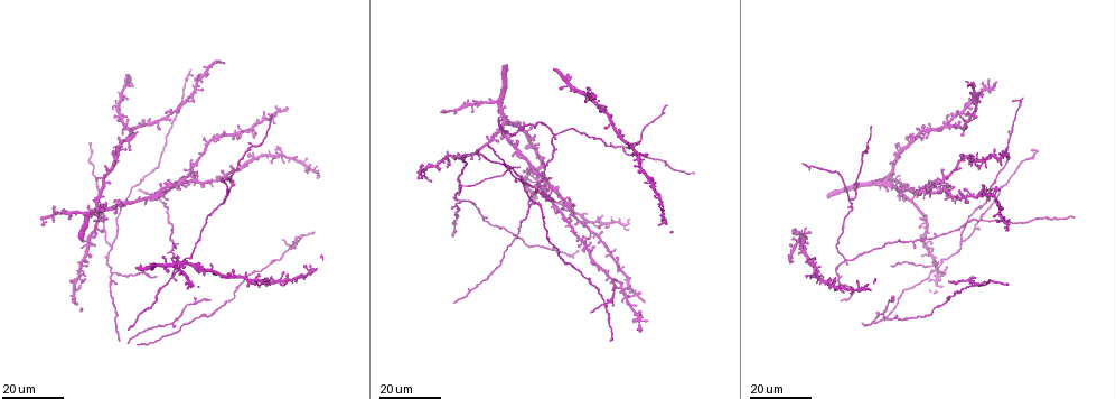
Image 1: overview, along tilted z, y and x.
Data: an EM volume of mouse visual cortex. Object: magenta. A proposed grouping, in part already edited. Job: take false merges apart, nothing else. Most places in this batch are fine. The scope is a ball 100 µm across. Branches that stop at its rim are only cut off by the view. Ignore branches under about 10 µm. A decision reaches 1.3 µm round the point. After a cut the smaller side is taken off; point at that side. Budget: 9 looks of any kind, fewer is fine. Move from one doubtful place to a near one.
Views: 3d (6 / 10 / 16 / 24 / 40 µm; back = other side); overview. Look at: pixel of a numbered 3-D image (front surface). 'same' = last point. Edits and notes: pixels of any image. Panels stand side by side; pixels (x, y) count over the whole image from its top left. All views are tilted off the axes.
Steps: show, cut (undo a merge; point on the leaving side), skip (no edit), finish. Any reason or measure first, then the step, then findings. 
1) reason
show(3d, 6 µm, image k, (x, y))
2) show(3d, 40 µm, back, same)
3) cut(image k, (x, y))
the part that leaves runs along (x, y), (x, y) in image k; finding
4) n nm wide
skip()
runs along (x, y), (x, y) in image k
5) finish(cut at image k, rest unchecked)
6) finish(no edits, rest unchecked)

three arms meet
show(3d, 24 µm, image 1, (884, 314))

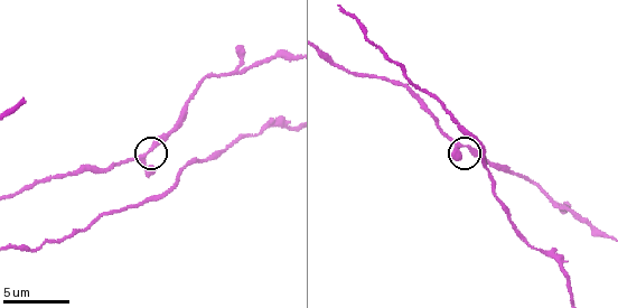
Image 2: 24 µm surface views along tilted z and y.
show(3d, 6 µm, image 2, (140, 158))

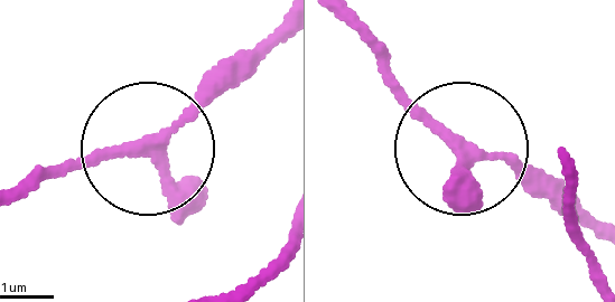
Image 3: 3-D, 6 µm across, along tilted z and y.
3 arms
skip()
one neuron here

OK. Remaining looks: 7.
looks like a crossing
show(3d, 24 µm, image 1, (171, 278))

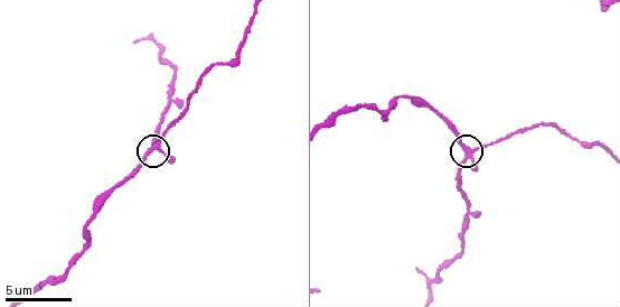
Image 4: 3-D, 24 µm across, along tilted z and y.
show(3d, 10 µm, image 4, (470, 150))

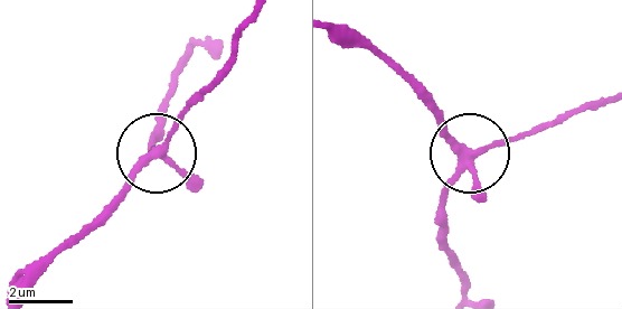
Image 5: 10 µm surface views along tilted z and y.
240 nm wide
skip()
runs along (461, 291), (443, 213), (465, 155), (425, 96) in image 5; one neuron here

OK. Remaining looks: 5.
three arms meet
show(3d, 16 µm, image 1, (172, 235))

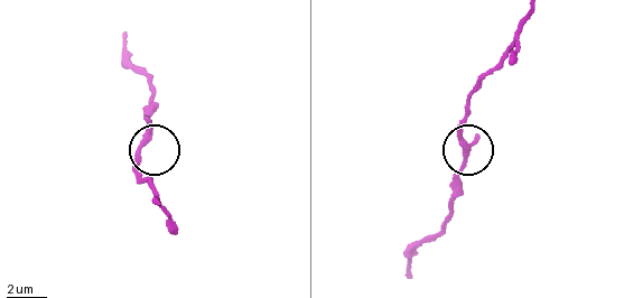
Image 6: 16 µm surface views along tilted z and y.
closer look
show(3d, 10 µm, image 6, (467, 150))

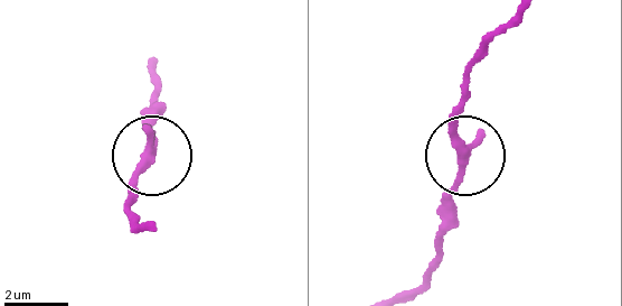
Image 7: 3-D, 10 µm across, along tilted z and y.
side arm 54 µm
skip()
continuous, no second neuron

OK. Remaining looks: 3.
two arms in line, one across
show(3d, 24 µm, image 1, (849, 199))

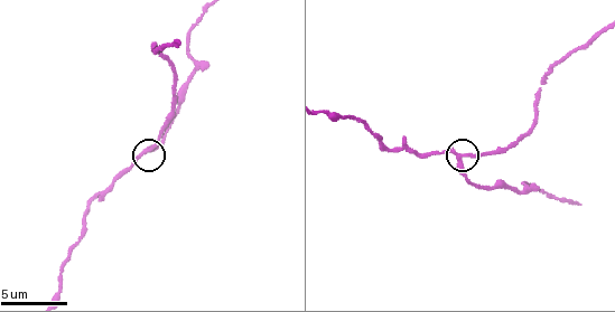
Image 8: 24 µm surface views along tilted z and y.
show(3d, 6 µm, image 8, (460, 159))

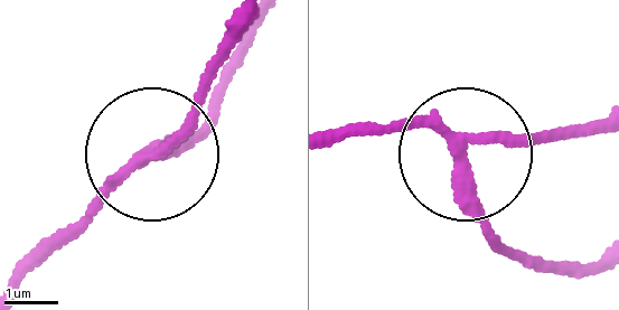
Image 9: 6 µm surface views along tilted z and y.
side arm 26 µm
skip()
runs along (15, 282), (171, 135), (228, 55) in image 9; all the same neuron

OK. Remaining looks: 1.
finish(no edits, rest unchecked)

